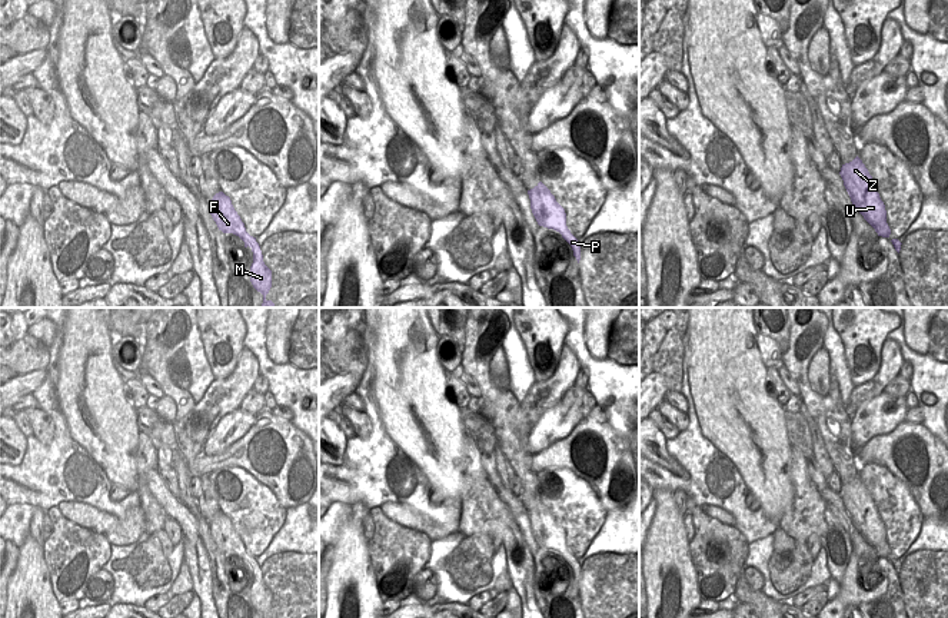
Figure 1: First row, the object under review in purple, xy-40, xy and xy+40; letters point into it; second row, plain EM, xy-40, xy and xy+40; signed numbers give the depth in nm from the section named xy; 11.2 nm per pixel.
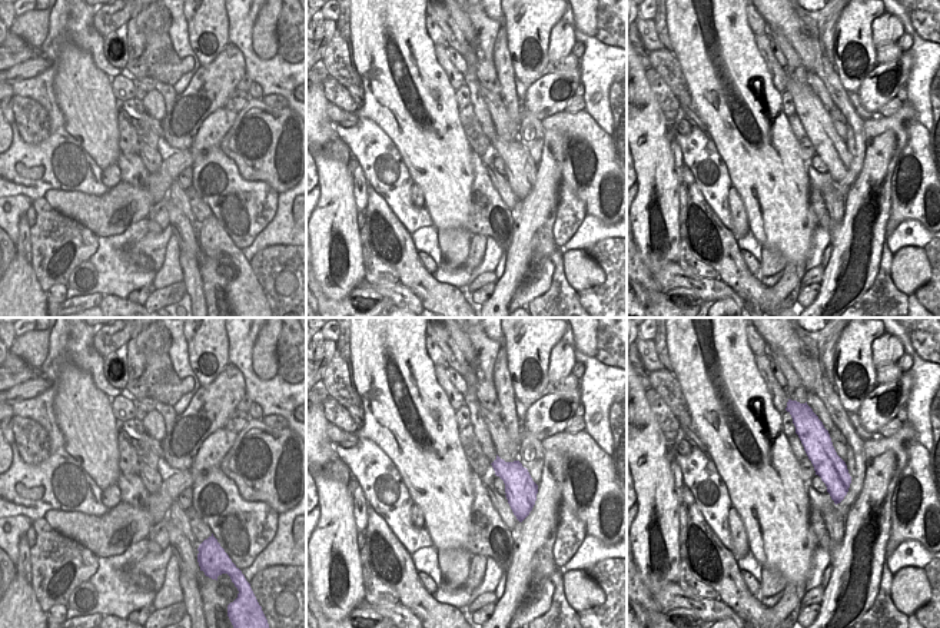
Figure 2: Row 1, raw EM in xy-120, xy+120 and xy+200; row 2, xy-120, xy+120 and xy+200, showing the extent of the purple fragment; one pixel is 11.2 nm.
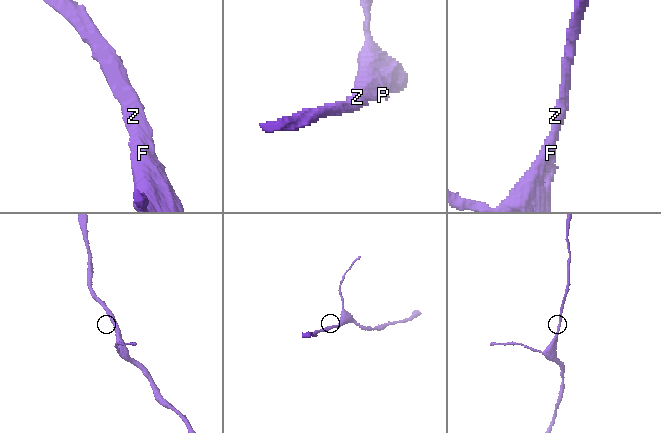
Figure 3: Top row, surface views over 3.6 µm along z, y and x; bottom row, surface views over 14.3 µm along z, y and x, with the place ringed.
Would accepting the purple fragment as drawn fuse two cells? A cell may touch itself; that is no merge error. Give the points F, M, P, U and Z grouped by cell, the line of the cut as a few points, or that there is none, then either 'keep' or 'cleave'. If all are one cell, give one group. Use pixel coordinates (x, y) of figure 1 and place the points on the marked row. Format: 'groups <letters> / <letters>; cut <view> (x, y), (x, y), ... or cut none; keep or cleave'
groups F M P U Z; cut none; keep

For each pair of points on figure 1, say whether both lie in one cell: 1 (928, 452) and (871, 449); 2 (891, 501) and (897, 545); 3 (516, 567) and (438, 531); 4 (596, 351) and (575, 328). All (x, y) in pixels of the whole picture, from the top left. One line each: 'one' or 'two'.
1: one
2: one
3: two
4: two

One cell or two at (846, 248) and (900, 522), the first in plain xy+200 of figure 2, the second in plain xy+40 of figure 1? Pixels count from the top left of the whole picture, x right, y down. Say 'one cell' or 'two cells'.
two cells

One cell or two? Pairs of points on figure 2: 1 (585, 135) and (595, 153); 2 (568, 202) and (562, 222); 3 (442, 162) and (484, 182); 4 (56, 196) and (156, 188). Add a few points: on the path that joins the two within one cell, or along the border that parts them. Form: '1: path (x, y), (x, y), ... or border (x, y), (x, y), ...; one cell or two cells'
1: path (585, 139), (593, 149); one cell
2: path (568, 206), (567, 218); one cell
3: border (472, 150), (474, 182), (468, 209); two cells
4: path (80, 205), (120, 205), (132, 200); one cell

